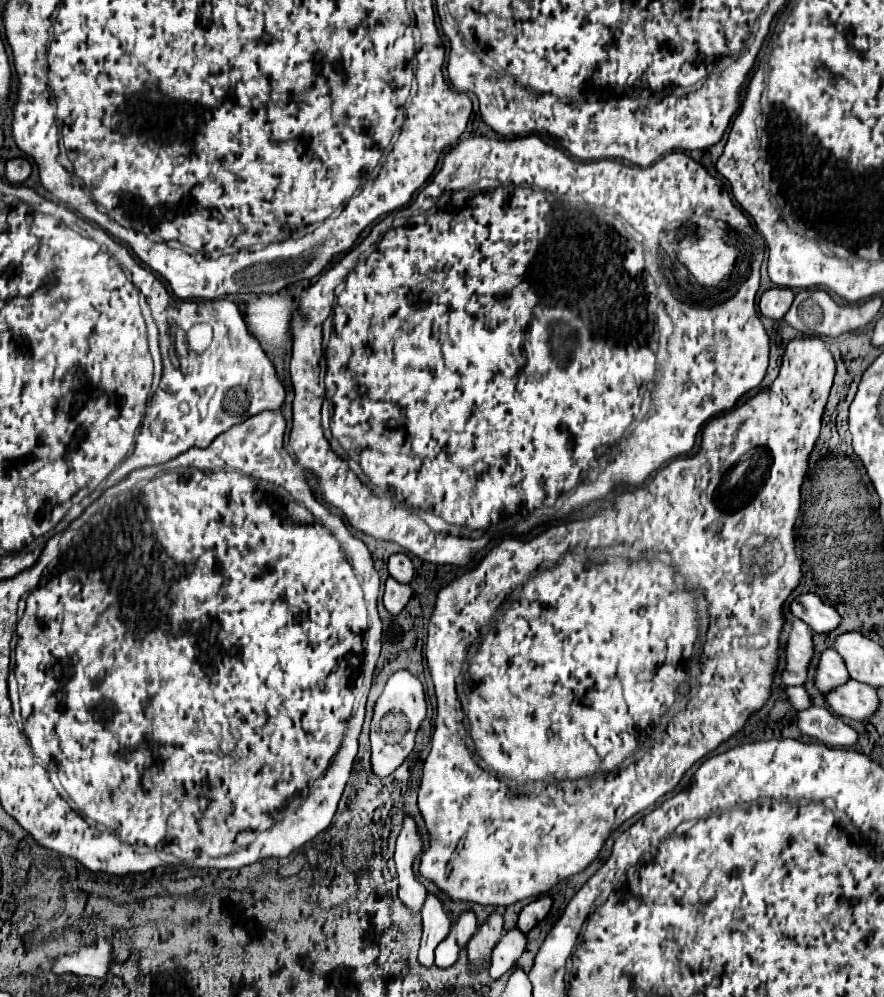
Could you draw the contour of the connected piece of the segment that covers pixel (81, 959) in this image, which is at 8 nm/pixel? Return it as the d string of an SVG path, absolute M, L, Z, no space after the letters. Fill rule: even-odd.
M97 940L95 946L81 948L77 954L71 956L59 956L55 960L53 972L65 974L73 972L77 976L105 976L107 966L111 962L111 942L109 940Z

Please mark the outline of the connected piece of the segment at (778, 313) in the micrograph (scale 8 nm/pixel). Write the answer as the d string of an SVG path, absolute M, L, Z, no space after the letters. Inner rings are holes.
M771 288L767 292L763 292L761 300L759 300L759 310L763 316L771 318L771 320L781 320L787 310L793 304L793 290L785 290L785 288Z

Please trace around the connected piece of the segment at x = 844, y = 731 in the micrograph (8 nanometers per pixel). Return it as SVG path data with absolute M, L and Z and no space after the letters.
M811 706L797 712L797 728L801 734L811 736L829 747L851 748L857 732L827 708Z

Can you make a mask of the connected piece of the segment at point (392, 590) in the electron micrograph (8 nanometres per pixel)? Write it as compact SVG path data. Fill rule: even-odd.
M387 578L385 594L383 594L383 604L385 604L387 612L399 614L407 606L409 598L411 598L411 588L407 584L399 584L397 580Z

